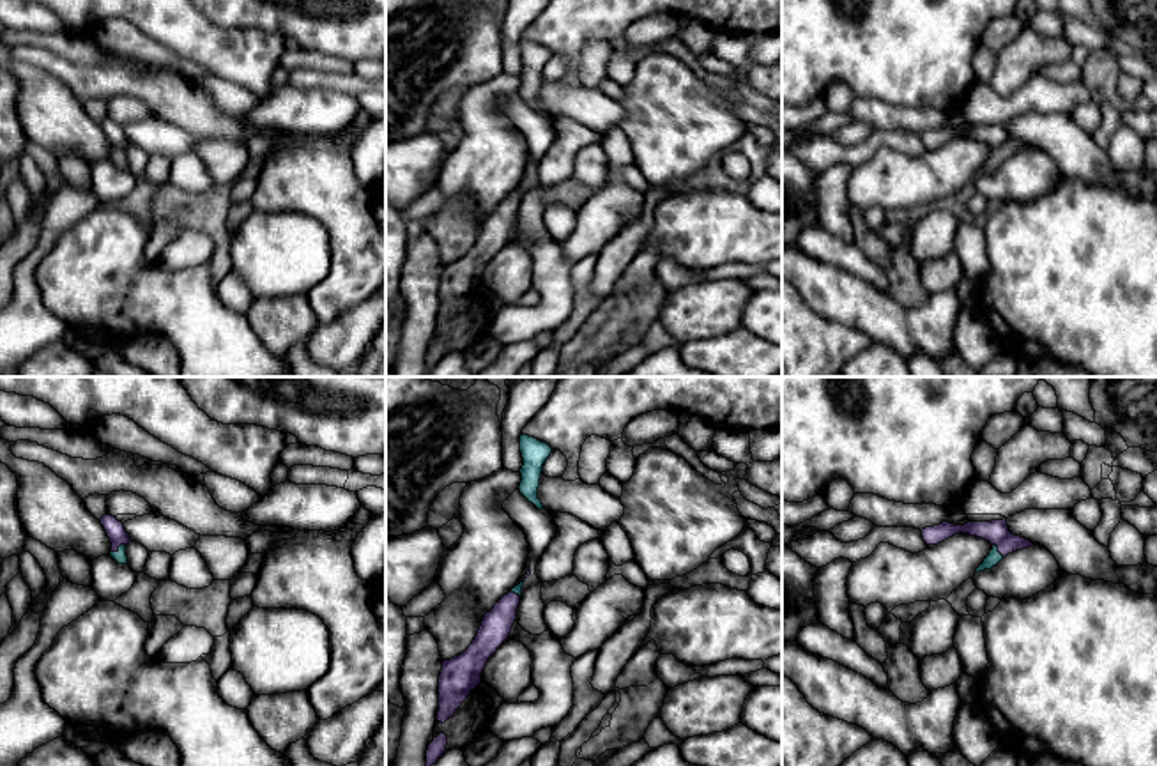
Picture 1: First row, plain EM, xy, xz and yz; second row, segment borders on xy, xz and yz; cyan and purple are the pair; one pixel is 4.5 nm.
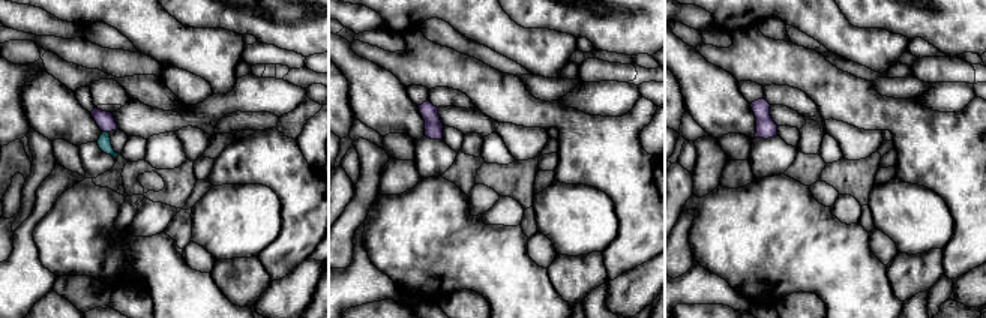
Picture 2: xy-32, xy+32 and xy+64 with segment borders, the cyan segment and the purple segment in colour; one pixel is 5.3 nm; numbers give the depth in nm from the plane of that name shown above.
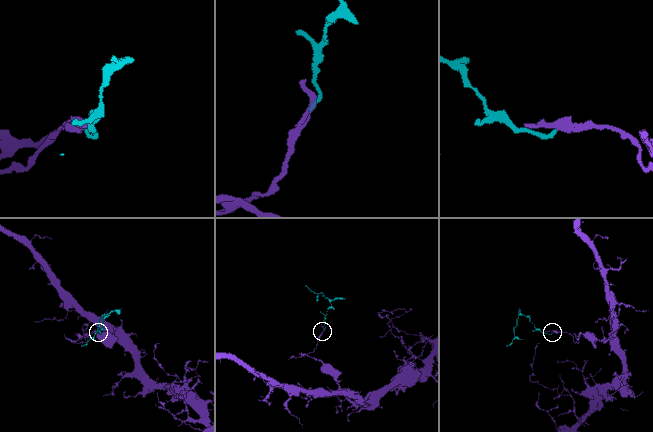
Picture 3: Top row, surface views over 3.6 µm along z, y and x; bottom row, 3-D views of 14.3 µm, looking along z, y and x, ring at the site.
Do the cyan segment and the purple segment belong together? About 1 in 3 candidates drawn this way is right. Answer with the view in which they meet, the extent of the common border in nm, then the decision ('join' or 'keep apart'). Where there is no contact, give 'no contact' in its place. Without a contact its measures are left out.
contact in xy; length 80 nm; join

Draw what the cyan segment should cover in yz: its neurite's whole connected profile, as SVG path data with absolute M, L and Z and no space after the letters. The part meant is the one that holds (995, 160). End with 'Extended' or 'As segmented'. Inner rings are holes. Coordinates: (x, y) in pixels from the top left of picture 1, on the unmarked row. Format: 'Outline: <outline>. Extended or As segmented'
Outline: M1007 122L991 126L968 126L964 129L943 126L939 129L922 133L922 142L927 149L938 149L959 136L982 142L992 149L992 154L975 177L991 173L1005 159L1033 149L1030 143L1012 138L1008 134Z. Extended

